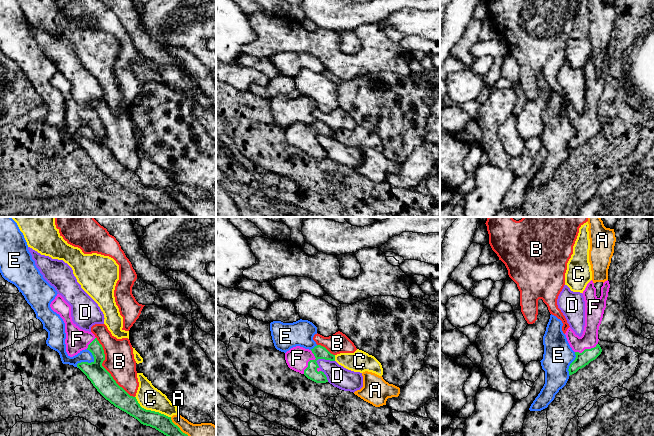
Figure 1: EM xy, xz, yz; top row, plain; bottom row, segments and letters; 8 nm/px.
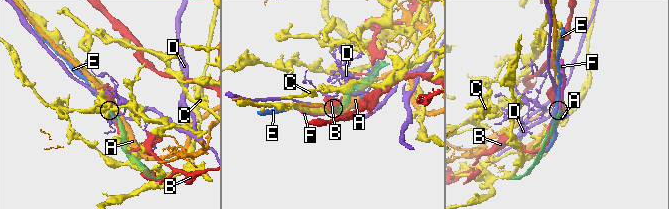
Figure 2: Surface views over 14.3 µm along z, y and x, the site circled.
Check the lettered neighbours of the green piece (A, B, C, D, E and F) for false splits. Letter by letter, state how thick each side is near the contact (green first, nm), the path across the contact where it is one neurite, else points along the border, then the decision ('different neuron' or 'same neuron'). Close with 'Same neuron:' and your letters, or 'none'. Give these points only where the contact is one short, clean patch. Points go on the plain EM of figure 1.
A: 140 nm thick on the green side, 260 nm on the other; different neuron
B: 160 nm thick on the green side, 240 nm on the other; different neuron
C: 150 nm thick on the green side, 190 nm on the other; different neuron
D: 110 nm thick on the green side, 170 nm on the other; different neuron
E: 160 nm thick on the green side, 100 nm on the other; different neuron
F: 110 nm thick on the green side, 190 nm on the other; runs through xz (320, 128), (310, 136), (300, 136), (297, 134); same neuron
Same neuron: F

